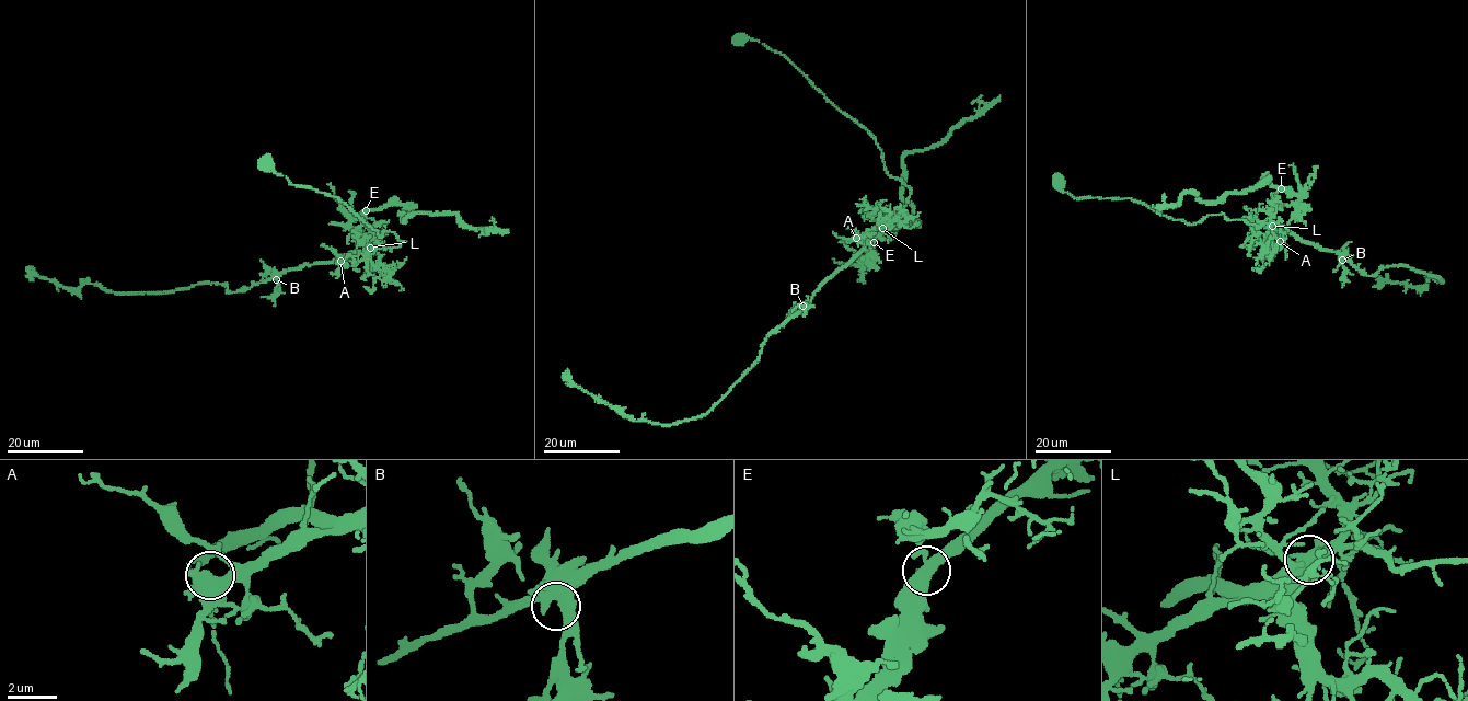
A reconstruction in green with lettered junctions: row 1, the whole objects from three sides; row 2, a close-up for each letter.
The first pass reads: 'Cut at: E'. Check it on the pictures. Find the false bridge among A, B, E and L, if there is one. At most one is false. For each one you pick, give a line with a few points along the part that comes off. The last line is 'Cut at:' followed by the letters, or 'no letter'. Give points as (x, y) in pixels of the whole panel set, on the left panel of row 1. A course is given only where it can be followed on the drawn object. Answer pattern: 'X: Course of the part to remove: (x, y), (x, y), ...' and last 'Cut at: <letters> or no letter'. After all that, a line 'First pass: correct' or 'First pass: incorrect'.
E: Course of the part to remove: (367, 210), (402, 205), (409, 213), (401, 214), (405, 220), (452, 213), (466, 226), (494, 230), (480, 229)
Cut at: E
First pass: correct

